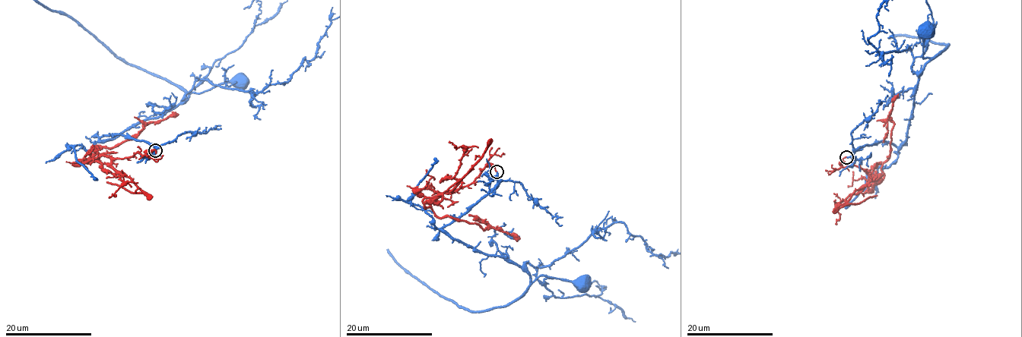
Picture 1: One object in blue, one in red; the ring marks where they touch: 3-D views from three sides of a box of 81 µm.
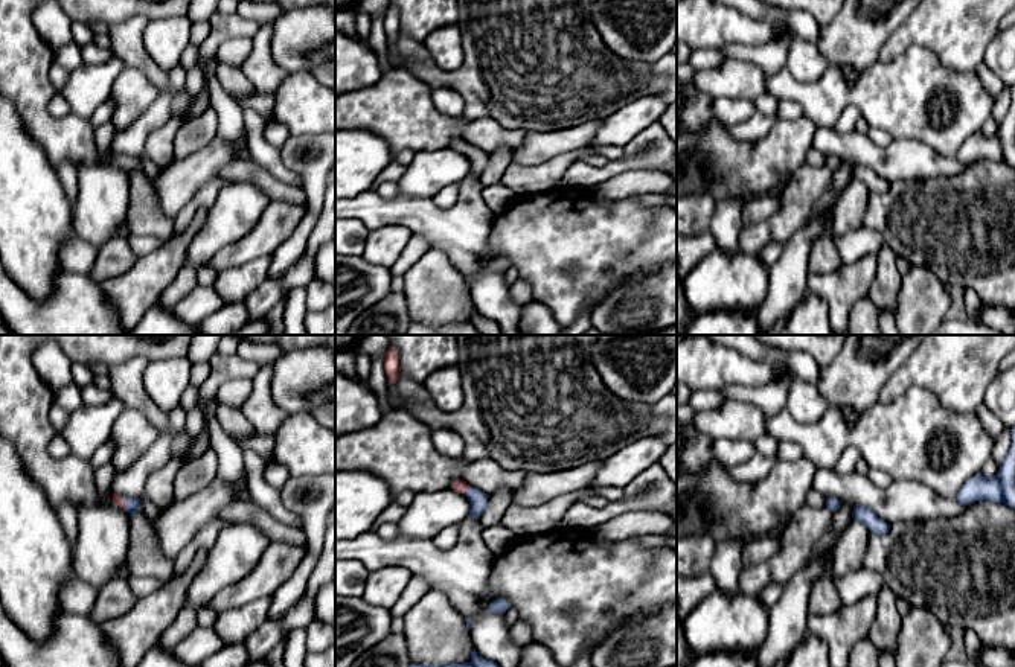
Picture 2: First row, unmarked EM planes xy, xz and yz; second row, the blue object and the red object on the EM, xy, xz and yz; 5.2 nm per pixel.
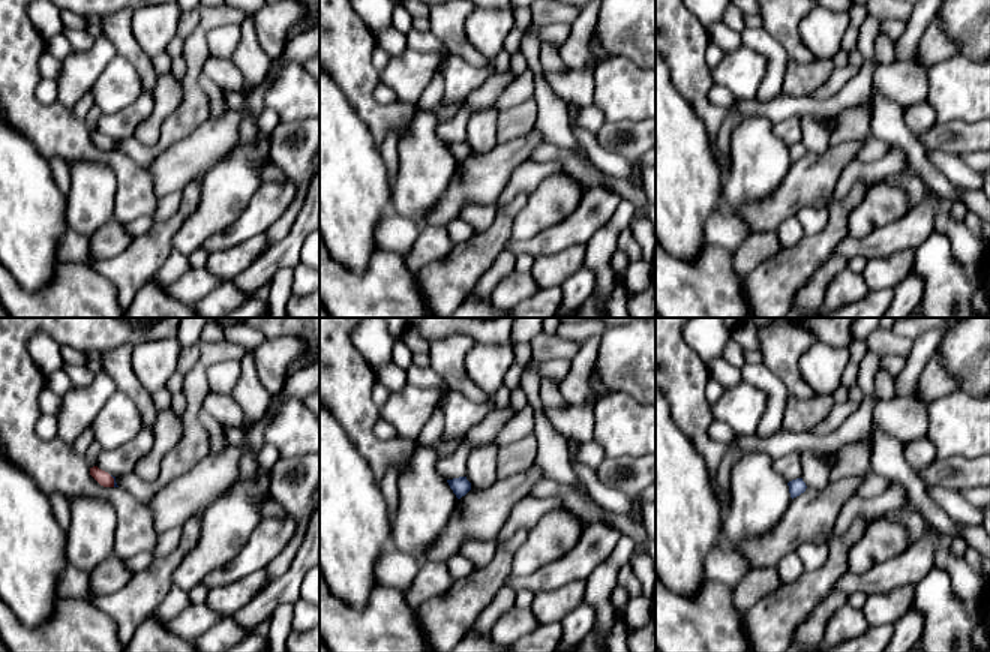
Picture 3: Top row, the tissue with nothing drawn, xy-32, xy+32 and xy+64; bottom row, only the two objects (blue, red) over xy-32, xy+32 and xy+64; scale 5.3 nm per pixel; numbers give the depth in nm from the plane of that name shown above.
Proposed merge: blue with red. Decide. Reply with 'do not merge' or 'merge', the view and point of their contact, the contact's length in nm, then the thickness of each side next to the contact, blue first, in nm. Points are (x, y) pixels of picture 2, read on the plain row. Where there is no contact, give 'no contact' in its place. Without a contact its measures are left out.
do not merge; contact xy (127, 162); length 70 nm; calibres 70 and 50 nm

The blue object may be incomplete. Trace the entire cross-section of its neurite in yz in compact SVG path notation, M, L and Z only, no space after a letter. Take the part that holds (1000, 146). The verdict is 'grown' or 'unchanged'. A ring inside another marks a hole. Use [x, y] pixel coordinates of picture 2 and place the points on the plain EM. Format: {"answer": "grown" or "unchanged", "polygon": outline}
{"answer": "unchanged", "polygon": "M1015 84L1009 111L998 131L994 136L985 136L981 131L971 136L959 149L956 160L963 164L975 160L1004 161L1015 169Z"}

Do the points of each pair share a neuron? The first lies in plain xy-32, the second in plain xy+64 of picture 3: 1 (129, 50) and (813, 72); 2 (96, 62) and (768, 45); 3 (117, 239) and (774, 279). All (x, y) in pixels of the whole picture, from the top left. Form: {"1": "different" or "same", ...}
{"1": "different", "2": "different", "3": "different"}

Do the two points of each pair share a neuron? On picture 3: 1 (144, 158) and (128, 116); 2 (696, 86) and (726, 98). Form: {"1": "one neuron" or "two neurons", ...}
{"1": "two neurons", "2": "two neurons"}

